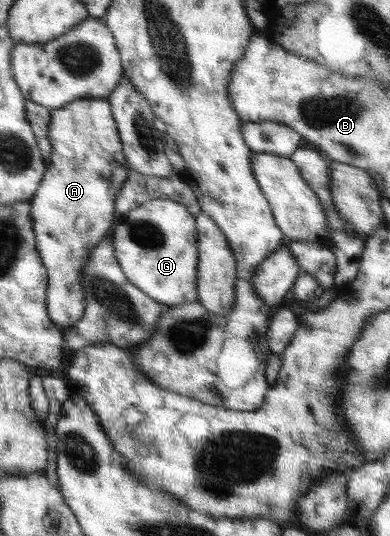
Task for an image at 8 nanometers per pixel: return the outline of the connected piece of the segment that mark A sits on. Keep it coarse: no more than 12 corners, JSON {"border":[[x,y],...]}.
{"border":[[110,103],[51,110],[29,202],[65,331],[88,307],[93,247],[120,218],[131,169]]}

